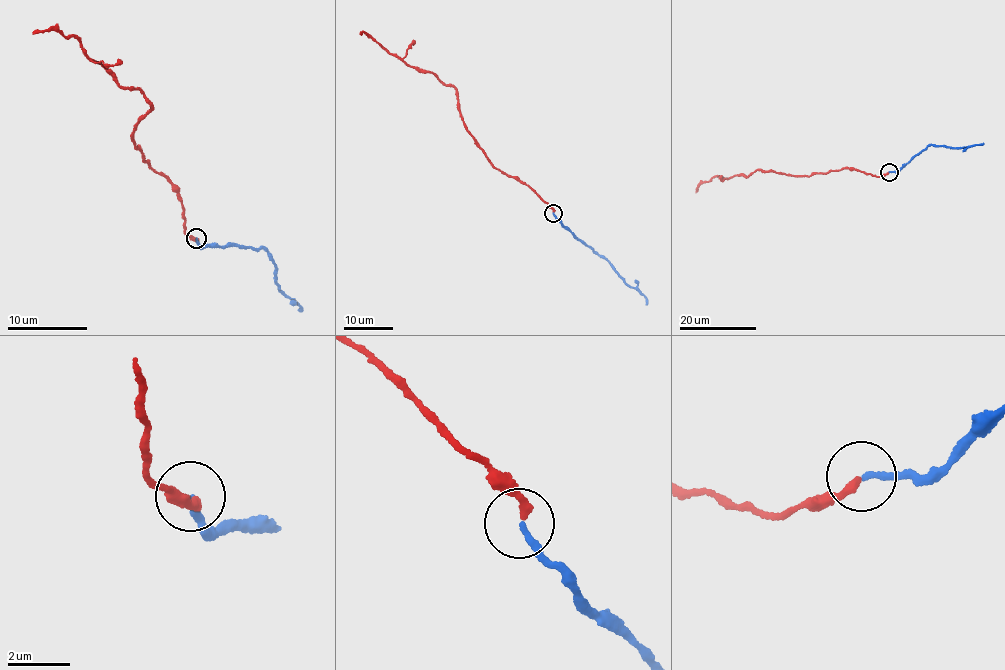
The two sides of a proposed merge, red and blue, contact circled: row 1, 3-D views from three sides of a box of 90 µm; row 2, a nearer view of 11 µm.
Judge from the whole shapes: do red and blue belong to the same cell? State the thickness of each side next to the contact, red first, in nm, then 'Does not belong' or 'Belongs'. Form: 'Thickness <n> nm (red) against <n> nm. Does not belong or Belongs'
Thickness 260 nm (red) against 190 nm. Belongs

